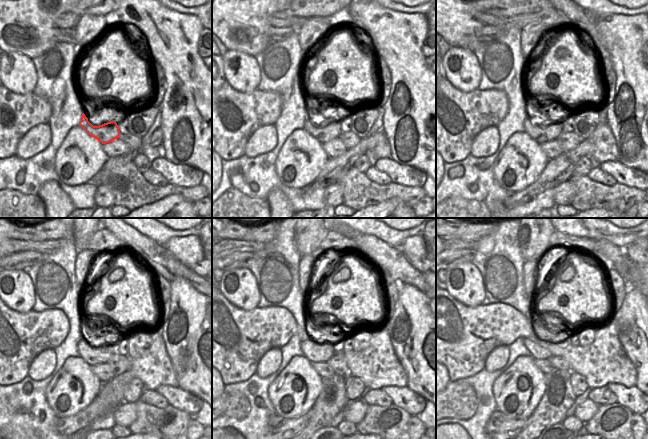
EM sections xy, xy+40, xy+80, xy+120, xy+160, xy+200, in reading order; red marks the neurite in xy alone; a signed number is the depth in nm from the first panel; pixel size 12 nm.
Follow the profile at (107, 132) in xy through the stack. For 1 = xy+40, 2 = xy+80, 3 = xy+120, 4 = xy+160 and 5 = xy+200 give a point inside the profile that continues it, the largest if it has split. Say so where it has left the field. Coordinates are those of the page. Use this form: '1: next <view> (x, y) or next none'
1: next xy+40 (325, 132)
2: next xy+80 (540, 131)
3: next xy+120 (93, 353)
4: next xy+160 (316, 353)
5: next xy+200 (537, 352)

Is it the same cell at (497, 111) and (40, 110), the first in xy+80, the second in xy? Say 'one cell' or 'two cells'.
one cell

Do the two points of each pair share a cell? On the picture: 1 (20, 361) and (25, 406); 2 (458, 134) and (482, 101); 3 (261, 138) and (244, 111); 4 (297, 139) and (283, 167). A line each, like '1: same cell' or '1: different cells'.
1: different cells
2: same cell
3: different cells
4: same cell

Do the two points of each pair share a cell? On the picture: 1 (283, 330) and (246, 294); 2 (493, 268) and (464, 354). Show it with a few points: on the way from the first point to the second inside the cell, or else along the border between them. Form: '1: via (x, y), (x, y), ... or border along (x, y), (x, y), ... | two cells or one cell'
1: border along (234, 305), (244, 310), (253, 310), (257, 307) | two cells
2: border along (506, 304), (489, 303), (482, 305) | two cells

